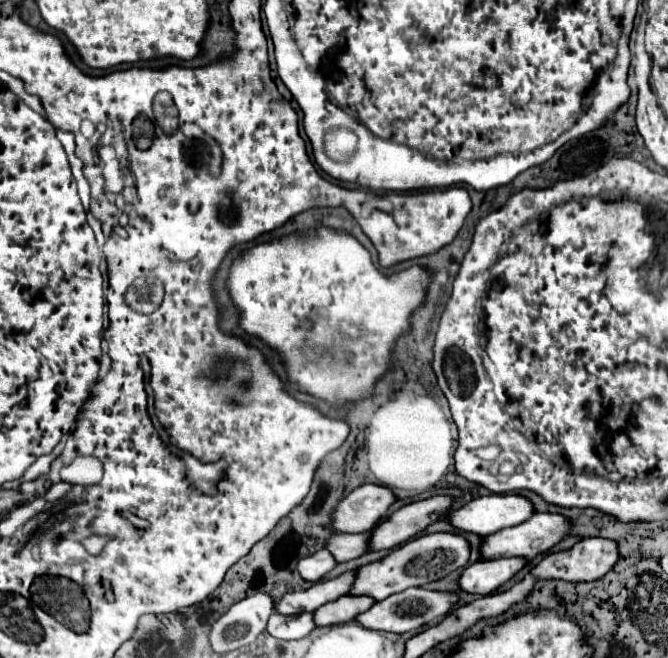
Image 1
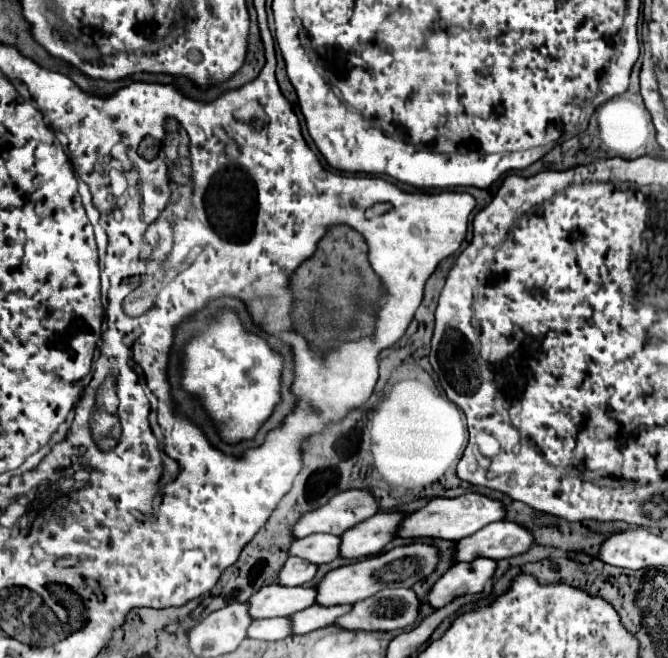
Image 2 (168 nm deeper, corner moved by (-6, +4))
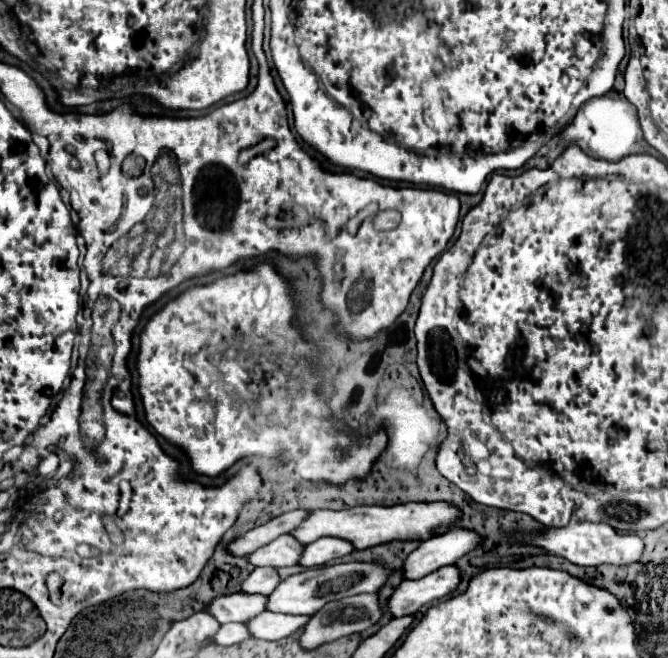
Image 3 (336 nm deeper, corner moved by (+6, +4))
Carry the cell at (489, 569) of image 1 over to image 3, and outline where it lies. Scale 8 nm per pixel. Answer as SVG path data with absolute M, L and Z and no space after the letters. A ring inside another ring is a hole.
M456 565L440 567L438 571L428 573L422 579L404 581L388 601L390 611L394 613L394 617L412 615L420 607L430 605L432 601L438 601L448 593L456 591L460 581L462 581L462 575Z

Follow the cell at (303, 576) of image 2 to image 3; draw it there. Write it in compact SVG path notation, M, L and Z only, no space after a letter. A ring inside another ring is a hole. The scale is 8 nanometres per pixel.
M256 567L250 577L242 583L242 591L246 593L262 593L262 595L270 595L278 583L280 583L280 575L276 567Z

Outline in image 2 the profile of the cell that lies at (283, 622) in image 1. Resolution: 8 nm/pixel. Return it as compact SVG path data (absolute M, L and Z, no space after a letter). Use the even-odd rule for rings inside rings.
M286 617L276 619L258 619L252 621L248 627L248 639L264 639L264 641L278 641L284 637L290 637L290 621Z

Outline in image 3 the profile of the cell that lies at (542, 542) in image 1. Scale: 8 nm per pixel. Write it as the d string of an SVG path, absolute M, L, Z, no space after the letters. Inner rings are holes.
M454 527L444 535L422 541L420 547L404 561L404 575L406 579L420 579L444 565L456 563L460 557L480 549L482 545L484 537L480 533Z

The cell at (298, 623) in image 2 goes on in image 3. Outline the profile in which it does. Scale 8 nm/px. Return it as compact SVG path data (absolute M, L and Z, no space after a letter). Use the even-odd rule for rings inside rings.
M264 611L256 615L256 619L248 621L248 627L256 639L278 641L294 635L308 621L310 621L310 615L286 615L286 613Z

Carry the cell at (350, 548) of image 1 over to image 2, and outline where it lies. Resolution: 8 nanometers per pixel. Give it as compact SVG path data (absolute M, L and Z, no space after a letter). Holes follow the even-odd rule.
M316 533L316 535L308 535L308 537L292 541L288 555L322 565L322 563L330 563L338 559L338 547L340 547L340 537Z

